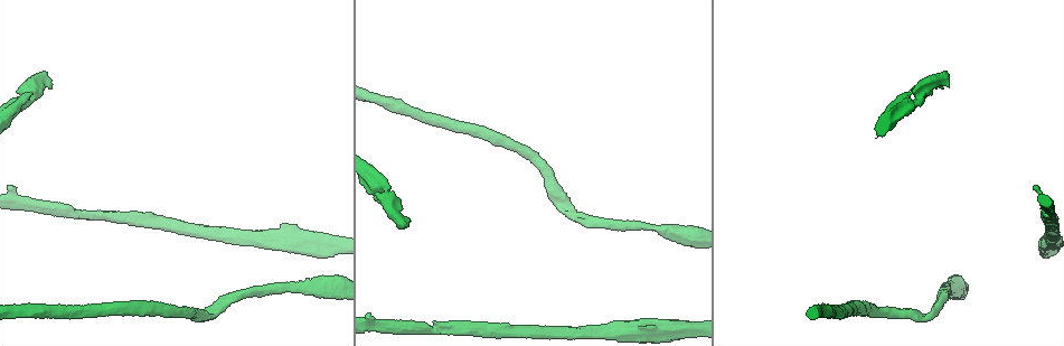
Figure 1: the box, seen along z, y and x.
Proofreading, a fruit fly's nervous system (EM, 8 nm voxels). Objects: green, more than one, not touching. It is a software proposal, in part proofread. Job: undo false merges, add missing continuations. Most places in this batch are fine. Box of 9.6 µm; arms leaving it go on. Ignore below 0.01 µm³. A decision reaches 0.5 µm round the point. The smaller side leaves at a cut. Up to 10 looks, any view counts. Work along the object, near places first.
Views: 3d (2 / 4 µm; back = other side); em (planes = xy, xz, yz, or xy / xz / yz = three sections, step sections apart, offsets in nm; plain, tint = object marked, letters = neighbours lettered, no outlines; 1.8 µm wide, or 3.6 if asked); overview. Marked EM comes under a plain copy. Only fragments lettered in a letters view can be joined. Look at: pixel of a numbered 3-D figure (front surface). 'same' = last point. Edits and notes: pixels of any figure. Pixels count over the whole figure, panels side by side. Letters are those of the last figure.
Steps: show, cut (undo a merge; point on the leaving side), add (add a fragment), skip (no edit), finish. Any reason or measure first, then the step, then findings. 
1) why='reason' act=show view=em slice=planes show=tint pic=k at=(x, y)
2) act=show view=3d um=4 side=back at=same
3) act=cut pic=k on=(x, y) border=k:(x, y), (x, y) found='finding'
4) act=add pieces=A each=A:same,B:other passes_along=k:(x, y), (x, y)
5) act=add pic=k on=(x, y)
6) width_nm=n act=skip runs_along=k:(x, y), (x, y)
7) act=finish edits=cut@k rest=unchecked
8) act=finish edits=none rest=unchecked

act=show view=em slice=planes show=letters pic=1 at=(468, 329)

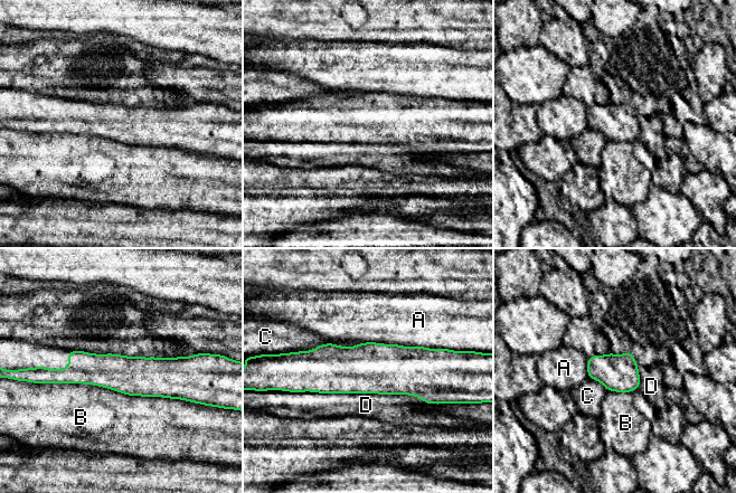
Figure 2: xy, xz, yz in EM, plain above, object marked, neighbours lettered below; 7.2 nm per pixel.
width_nm=260 act=skip each=A:other,B:other,C:other,D:other runs_along=2:(185, 368), (50, 379) found='all the same neuron'

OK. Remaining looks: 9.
act=show view=3d um=4 pic=1 at=(370, 326)

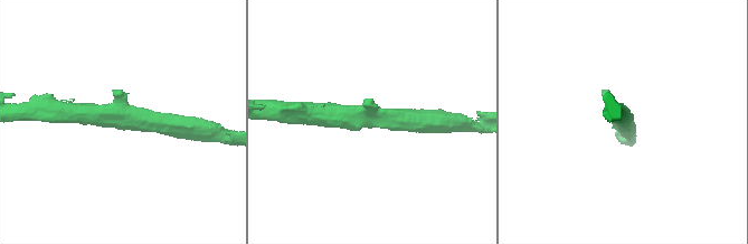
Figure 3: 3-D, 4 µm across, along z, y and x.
act=show view=em slice=planes show=letters pic=3 at=(375, 120)

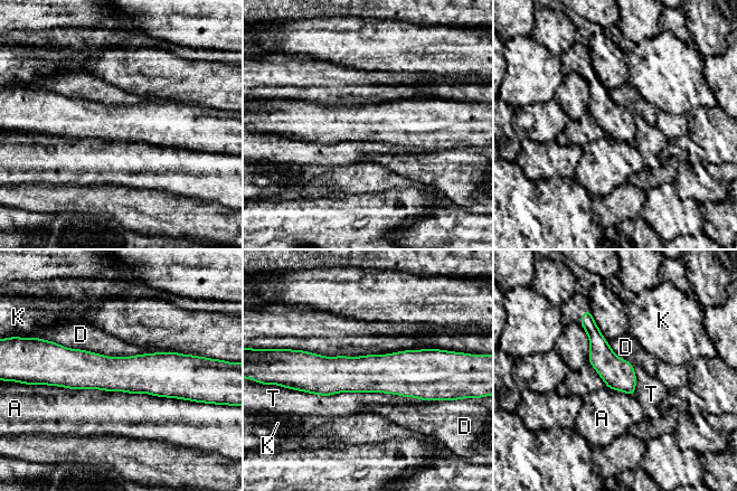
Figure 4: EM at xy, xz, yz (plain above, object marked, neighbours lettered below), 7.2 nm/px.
width_nm=220 act=skip each=A:other,D:other,K:other,T:other border=4:(40, 383), (111, 392) found='continuous, no second neuron'

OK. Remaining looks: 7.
why='an open end' act=show view=em slice=planes show=tint pic=1 at=(407, 221)

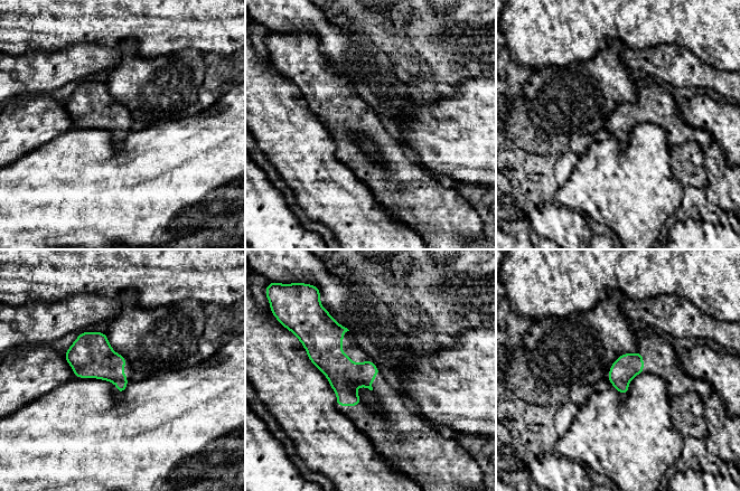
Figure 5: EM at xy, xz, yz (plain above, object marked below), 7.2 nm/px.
why='what lies round it' act=show view=em slice=planes show=letters at=same

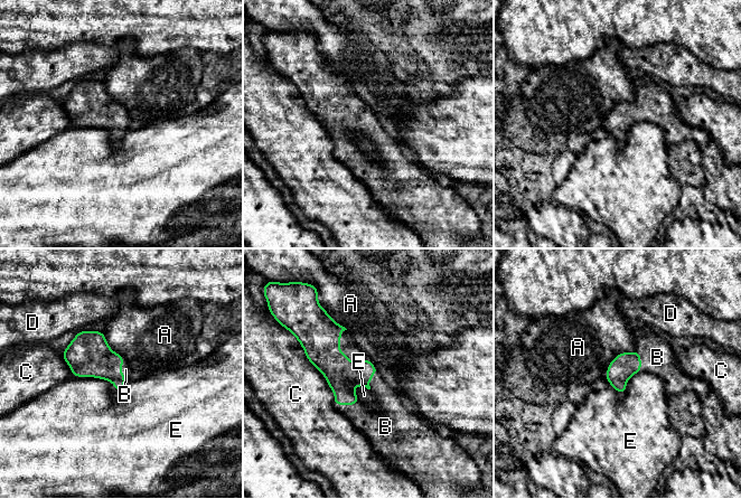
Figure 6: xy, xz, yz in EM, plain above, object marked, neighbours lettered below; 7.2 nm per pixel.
width_nm=190 longest_contact=C:550nm act=add pieces=B each=A:other,B:same,C:other,D:other,E:other found='it goes on there'

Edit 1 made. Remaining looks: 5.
why='thick turns thin' act=show view=em um=3.6 slice=planes show=tint pic=1 at=(671, 233)

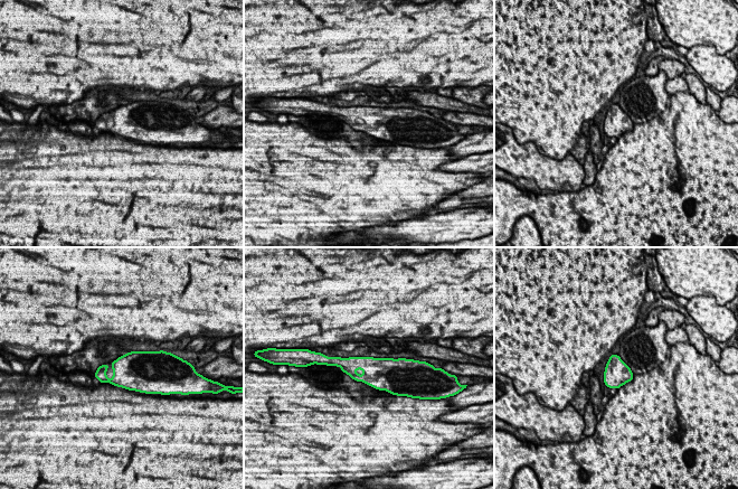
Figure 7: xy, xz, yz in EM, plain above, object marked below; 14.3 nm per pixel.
act=show view=em um=3.6 slice=planes show=letters at=same

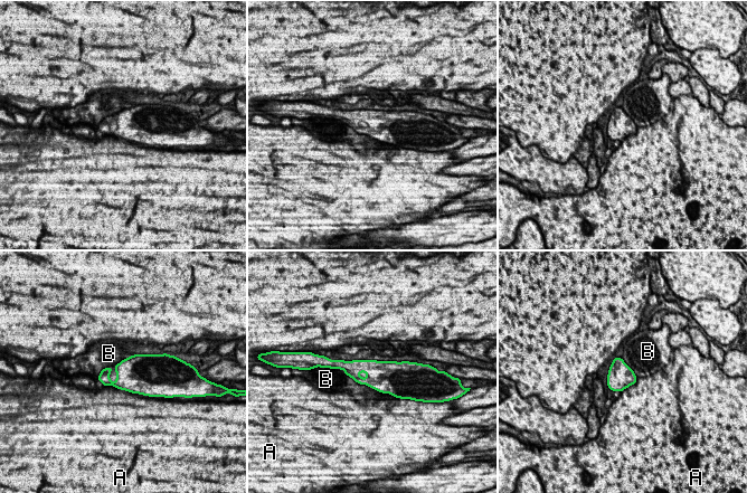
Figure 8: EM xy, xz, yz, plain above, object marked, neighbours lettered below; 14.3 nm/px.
act=skip each=A:other,B:other found='all the same neuron'

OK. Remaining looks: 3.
act=finish edits=add@6 rest=unchecked

